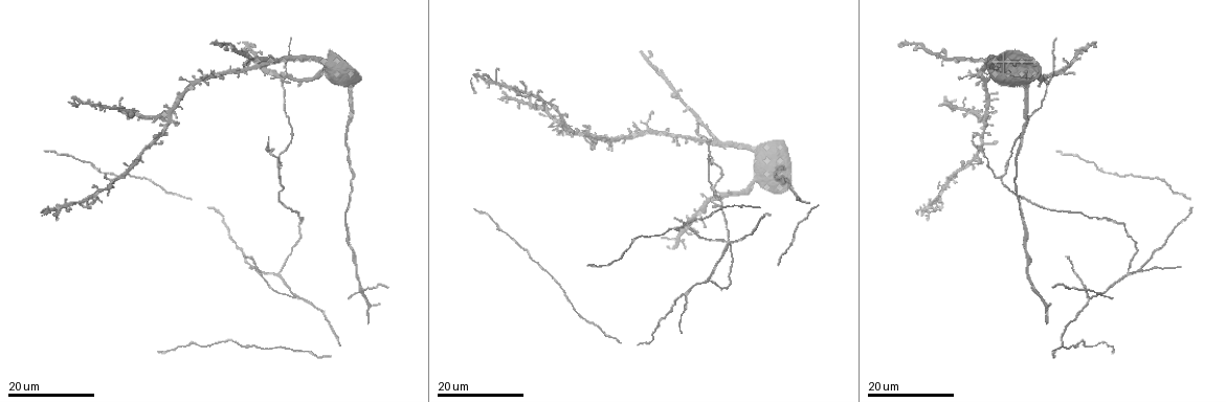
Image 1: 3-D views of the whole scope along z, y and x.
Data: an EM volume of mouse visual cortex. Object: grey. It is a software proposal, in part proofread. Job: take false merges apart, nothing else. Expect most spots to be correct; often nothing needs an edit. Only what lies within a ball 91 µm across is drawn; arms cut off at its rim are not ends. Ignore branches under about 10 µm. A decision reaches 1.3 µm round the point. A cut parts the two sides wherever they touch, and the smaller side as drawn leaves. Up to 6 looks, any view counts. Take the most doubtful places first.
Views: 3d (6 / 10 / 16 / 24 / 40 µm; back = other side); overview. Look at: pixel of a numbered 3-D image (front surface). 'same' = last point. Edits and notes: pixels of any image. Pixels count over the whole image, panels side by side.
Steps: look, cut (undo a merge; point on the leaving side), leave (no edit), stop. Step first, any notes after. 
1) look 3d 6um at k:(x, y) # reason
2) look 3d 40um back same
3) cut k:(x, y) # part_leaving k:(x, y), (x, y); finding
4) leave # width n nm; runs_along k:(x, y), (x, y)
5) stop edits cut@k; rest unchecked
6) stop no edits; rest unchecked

look 3d 24um at 1:(727, 240) # a fork

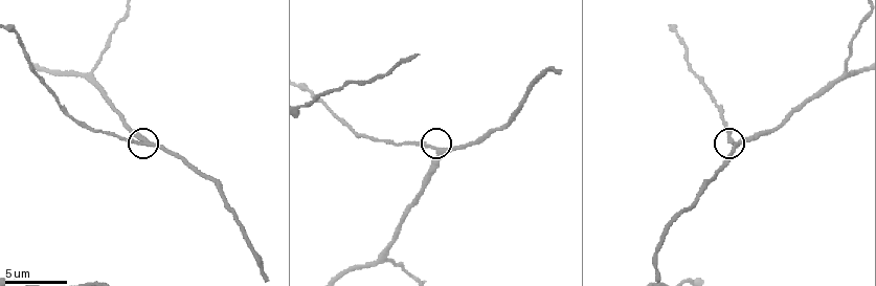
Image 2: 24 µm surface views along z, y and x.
look 3d 6um at 2:(144, 142) # closer look

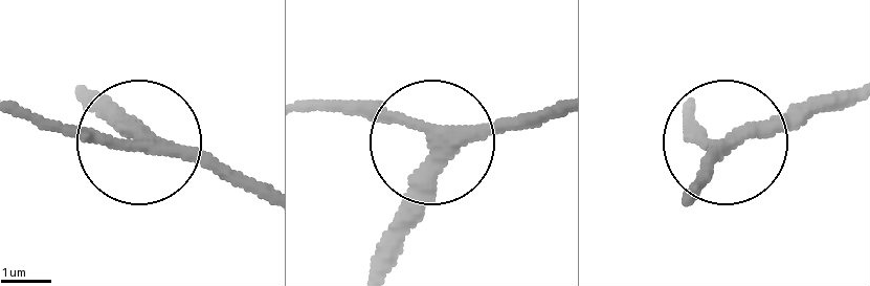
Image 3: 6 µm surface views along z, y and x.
leave # runs_along 3:(89, 90), (139, 145), (18, 115); one neuron here

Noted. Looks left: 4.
look 3d 10um at 2:(849, 74) # arms part here

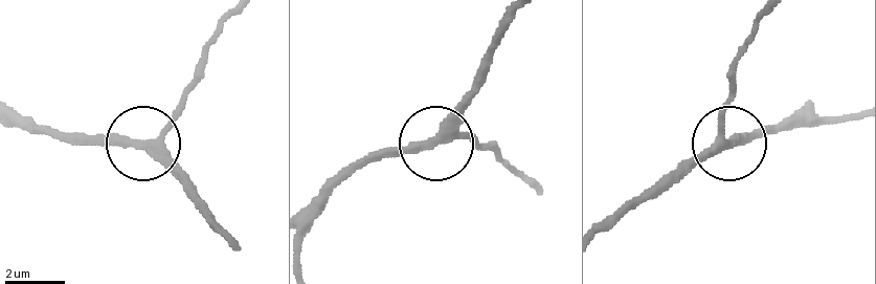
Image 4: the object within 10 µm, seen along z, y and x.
leave # width 300 nm; runs_along 4:(231, 15), (179, 112), (143, 143), (191, 186); one neuron here

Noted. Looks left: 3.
look 3d 24um at 1:(165, 115)

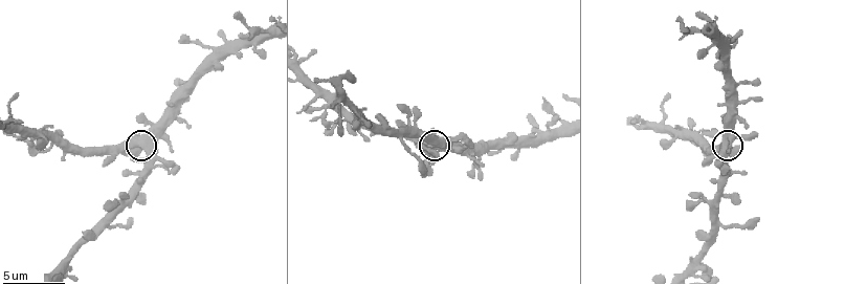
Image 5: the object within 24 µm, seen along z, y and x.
look 3d 10um at 5:(142, 145)

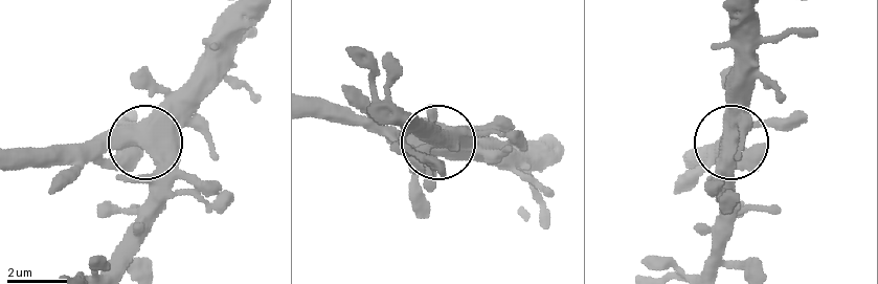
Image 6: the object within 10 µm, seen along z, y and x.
leave # runs_along 6:(249, 19), (159, 109), (144, 136), (57, 147); one neuron here

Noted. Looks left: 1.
stop no edits; rest unchecked

